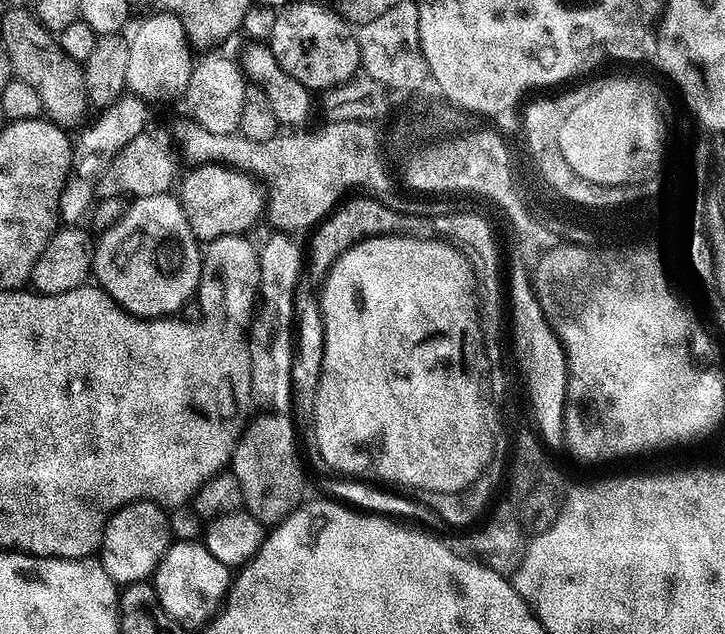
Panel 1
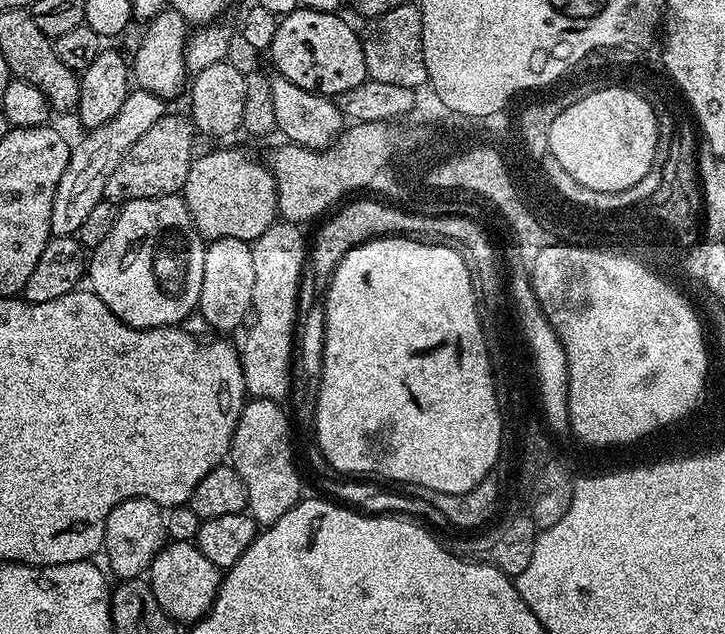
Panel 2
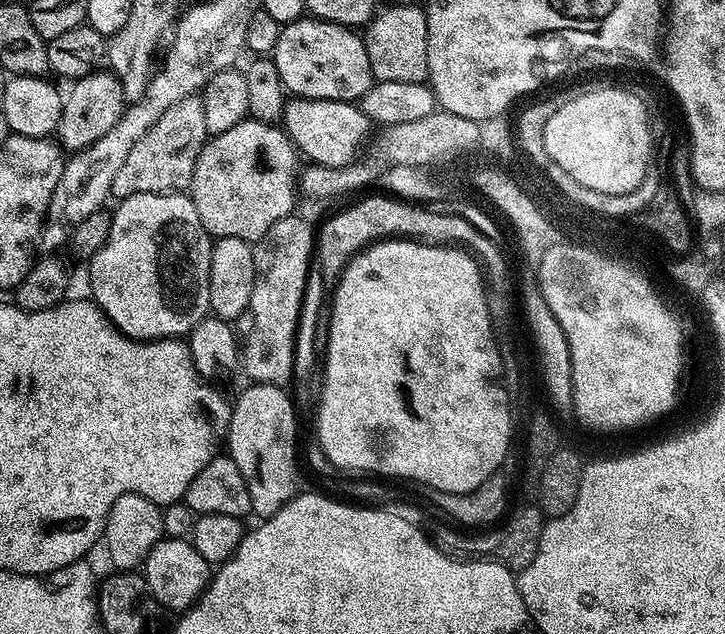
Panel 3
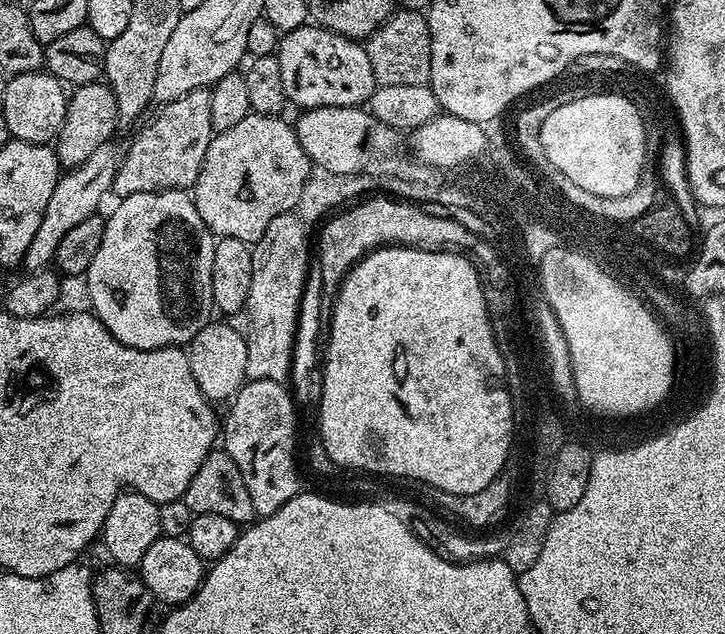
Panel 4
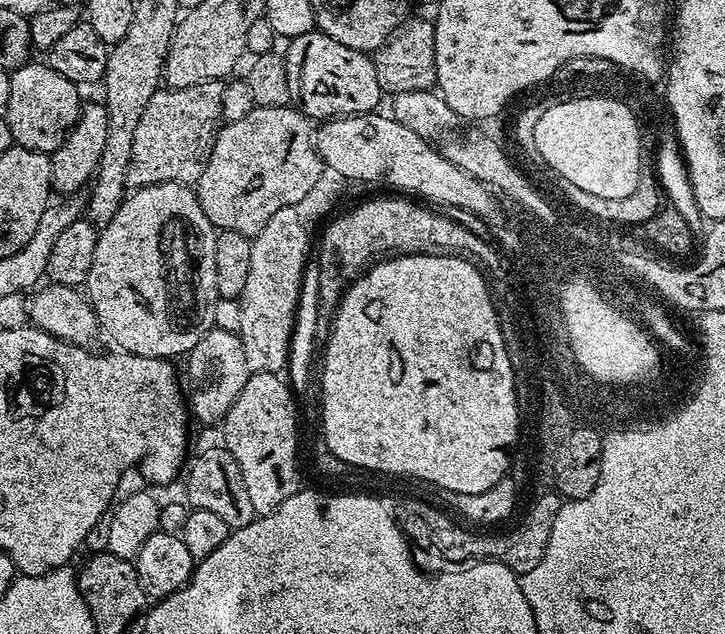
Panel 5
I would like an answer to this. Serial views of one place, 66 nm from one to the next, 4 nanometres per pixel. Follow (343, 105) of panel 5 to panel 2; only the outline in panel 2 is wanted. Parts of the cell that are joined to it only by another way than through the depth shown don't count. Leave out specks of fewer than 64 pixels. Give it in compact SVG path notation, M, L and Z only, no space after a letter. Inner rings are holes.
M303 6L279 17L280 25L274 30L270 49L276 63L275 71L294 82L294 86L302 86L302 90L329 98L339 98L343 92L354 90L354 86L362 86L362 82L368 79L362 36L342 17L334 12L319 12Z

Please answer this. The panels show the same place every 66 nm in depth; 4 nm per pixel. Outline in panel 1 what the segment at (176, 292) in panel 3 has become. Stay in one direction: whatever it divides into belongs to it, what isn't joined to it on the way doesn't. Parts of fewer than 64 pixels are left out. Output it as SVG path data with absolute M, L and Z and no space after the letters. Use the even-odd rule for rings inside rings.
M163 192L162 194L154 194L146 198L135 198L125 207L122 218L114 226L110 226L105 232L99 233L98 239L94 244L92 254L92 276L95 283L104 289L106 294L110 294L110 298L114 298L114 302L118 302L118 306L122 306L132 316L140 316L143 320L159 320L161 318L172 318L177 315L176 312L183 306L187 300L191 301L196 295L196 287L200 285L200 261L202 259L202 248L198 243L196 236L190 230L190 224L186 222L186 216L180 206L179 199L175 195Z

